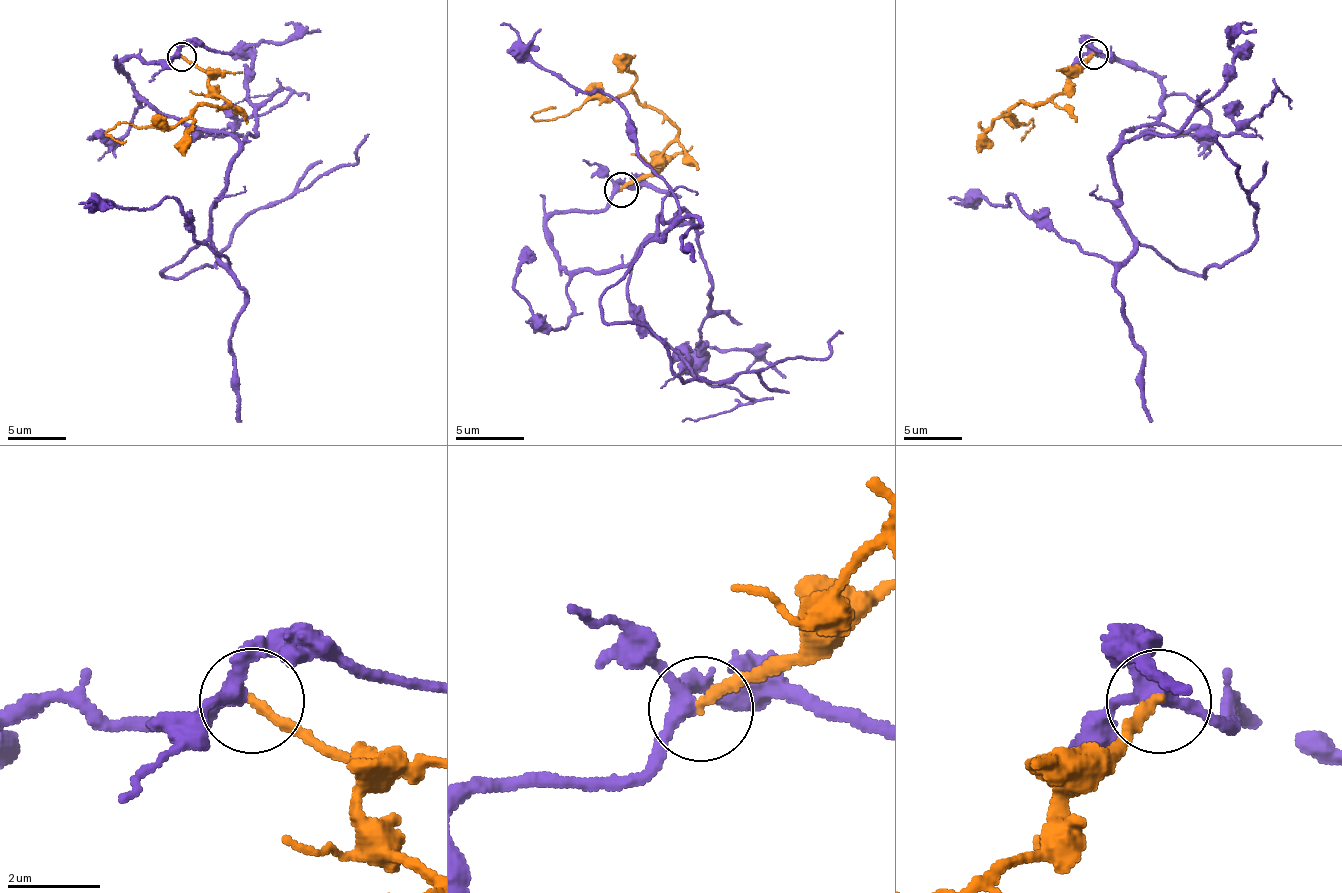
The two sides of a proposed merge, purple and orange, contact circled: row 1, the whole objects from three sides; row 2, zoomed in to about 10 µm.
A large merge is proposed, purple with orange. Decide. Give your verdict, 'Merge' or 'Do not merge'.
Merge

